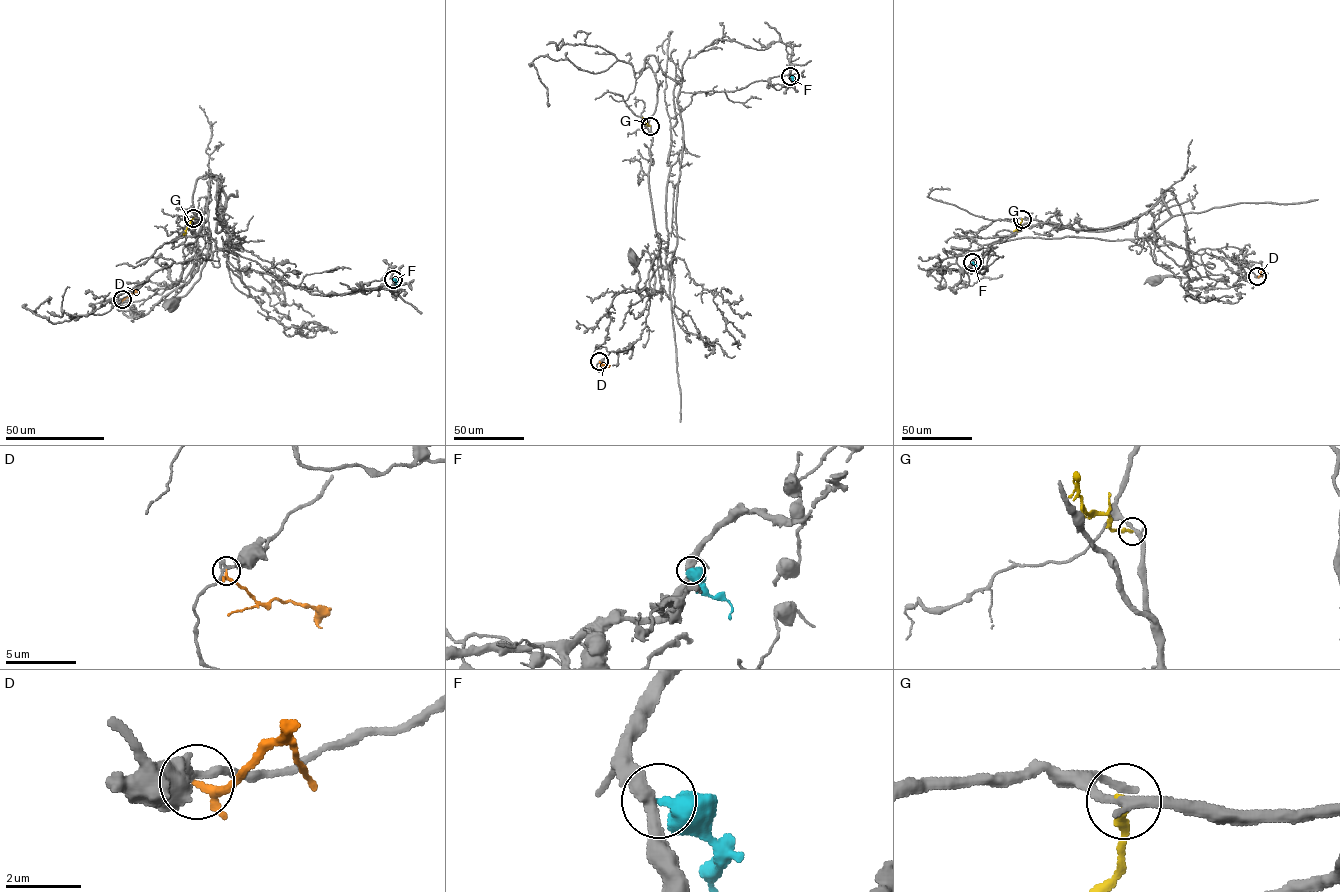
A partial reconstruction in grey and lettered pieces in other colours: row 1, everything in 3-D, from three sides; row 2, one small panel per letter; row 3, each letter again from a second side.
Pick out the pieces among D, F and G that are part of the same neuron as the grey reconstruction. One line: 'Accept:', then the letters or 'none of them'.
Accept: D

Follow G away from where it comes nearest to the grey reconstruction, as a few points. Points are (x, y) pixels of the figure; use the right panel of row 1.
G: (1022, 219), (1019, 226), (1013, 231)

